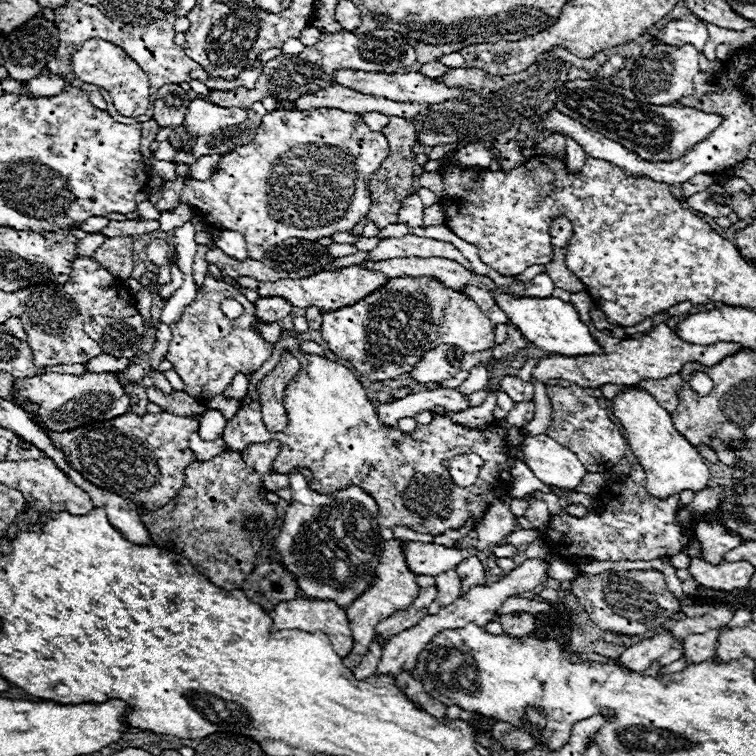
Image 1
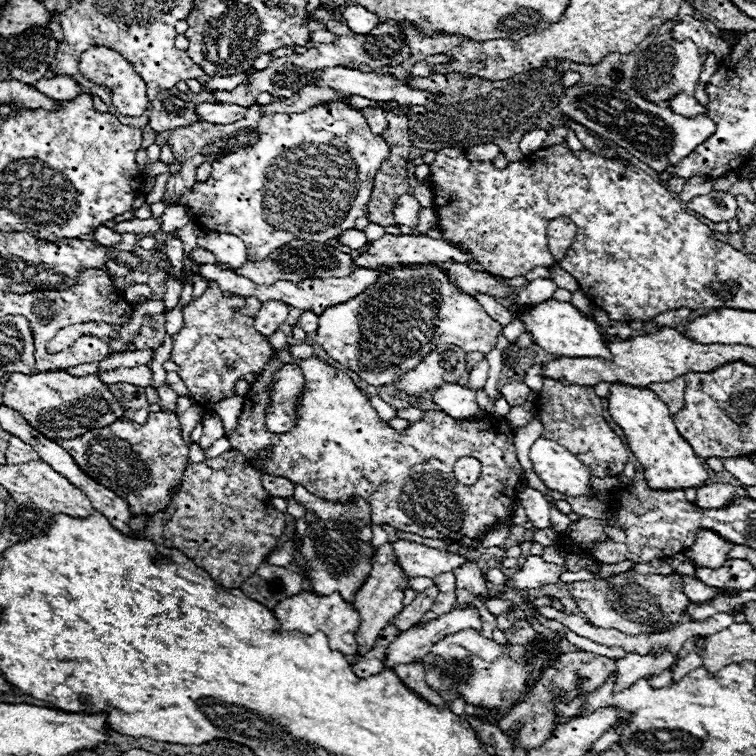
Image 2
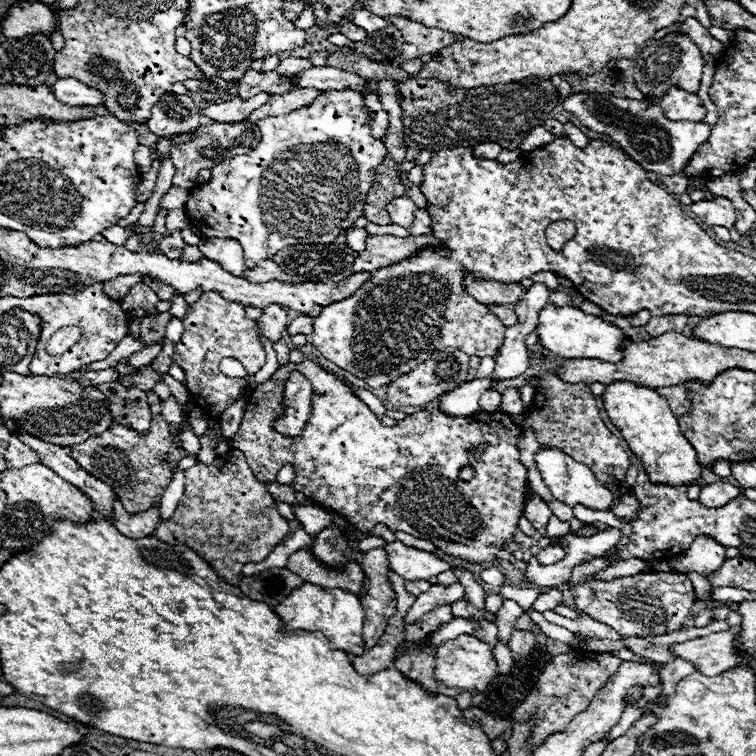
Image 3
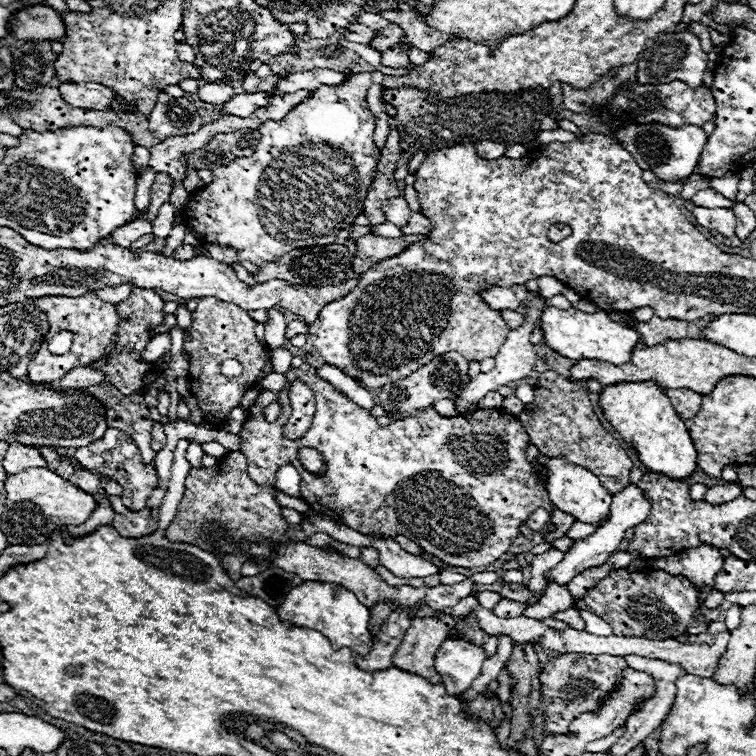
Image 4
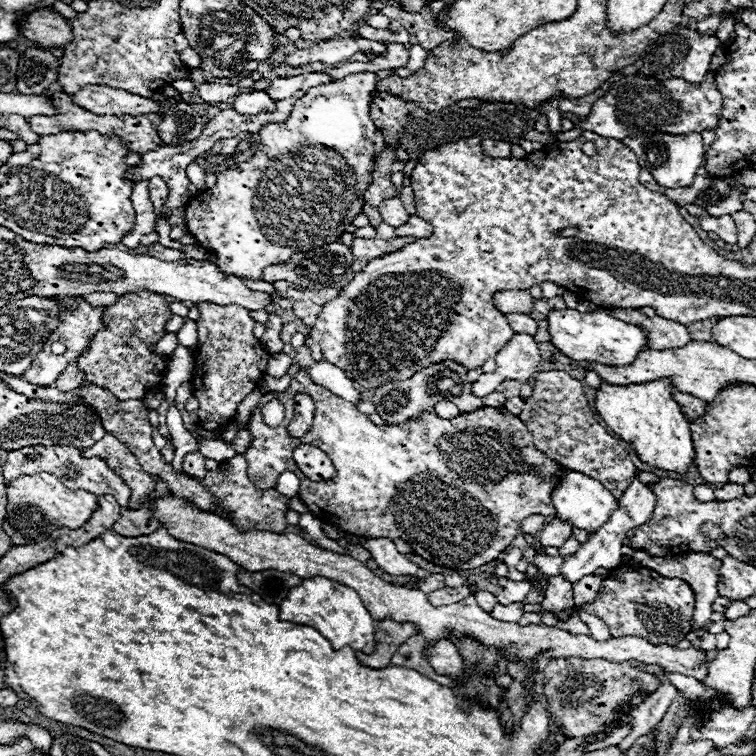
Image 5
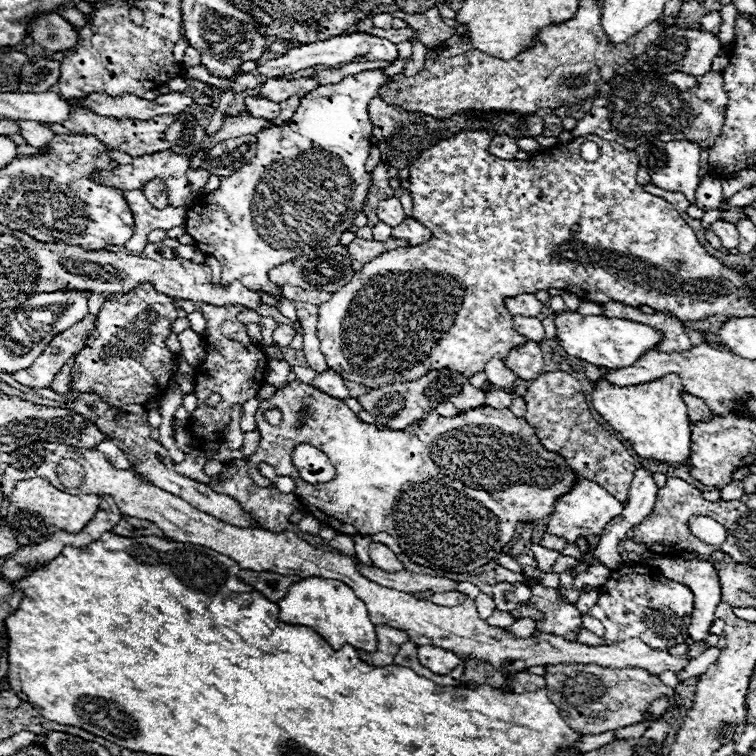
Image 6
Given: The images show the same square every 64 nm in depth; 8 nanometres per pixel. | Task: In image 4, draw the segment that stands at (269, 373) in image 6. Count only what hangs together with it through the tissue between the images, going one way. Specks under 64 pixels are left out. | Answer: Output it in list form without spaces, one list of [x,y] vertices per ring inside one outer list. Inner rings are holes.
[[[284,346],[272,350],[272,364],[274,364],[274,372],[280,372],[280,374],[288,372],[288,370],[290,370],[290,360],[292,360],[292,354],[290,354]]]

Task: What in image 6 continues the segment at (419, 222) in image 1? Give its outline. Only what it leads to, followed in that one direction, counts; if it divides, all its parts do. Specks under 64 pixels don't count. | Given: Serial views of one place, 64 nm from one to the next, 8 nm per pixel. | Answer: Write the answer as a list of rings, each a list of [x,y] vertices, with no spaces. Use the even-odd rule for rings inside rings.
[[[396,196],[380,202],[378,208],[376,208],[376,214],[378,214],[378,218],[380,218],[382,222],[386,222],[388,226],[398,226],[400,222],[406,220],[406,214],[404,214],[404,210],[402,210],[402,204],[400,204],[400,200],[398,200]]]

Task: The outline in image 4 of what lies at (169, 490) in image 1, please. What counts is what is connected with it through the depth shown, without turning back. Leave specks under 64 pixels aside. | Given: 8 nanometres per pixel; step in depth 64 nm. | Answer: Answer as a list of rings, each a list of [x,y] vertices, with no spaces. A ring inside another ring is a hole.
[[[154,422],[152,426],[152,450],[160,452],[166,446],[166,434],[164,434],[164,426],[160,422]],[[108,428],[104,432],[102,438],[98,438],[96,442],[74,450],[74,458],[78,464],[82,464],[84,468],[88,468],[90,472],[96,474],[104,474],[108,478],[116,478],[116,482],[120,482],[120,486],[124,486],[124,506],[132,512],[138,512],[146,506],[146,500],[150,498],[150,494],[158,488],[158,470],[154,466],[154,462],[144,464],[140,450],[136,450],[136,444],[130,440],[128,434],[122,434],[122,430],[116,428]]]

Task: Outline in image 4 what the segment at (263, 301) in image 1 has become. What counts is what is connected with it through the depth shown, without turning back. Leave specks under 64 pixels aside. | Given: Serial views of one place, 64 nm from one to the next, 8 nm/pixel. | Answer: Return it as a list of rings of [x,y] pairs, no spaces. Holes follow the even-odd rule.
[[[270,308],[268,310],[268,320],[264,322],[266,326],[266,342],[268,346],[274,350],[278,346],[282,346],[282,342],[286,340],[284,338],[284,332],[286,332],[286,318],[282,312],[278,312],[276,308]]]

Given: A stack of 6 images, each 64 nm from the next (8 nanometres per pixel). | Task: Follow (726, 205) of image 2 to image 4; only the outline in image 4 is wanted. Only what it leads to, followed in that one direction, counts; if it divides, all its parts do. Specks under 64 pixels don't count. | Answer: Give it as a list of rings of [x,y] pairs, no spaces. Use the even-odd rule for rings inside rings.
[[[694,206],[692,214],[696,216],[698,224],[708,228],[708,230],[718,230],[720,234],[732,238],[734,236],[734,226],[736,218],[732,208],[704,208],[704,206]]]

